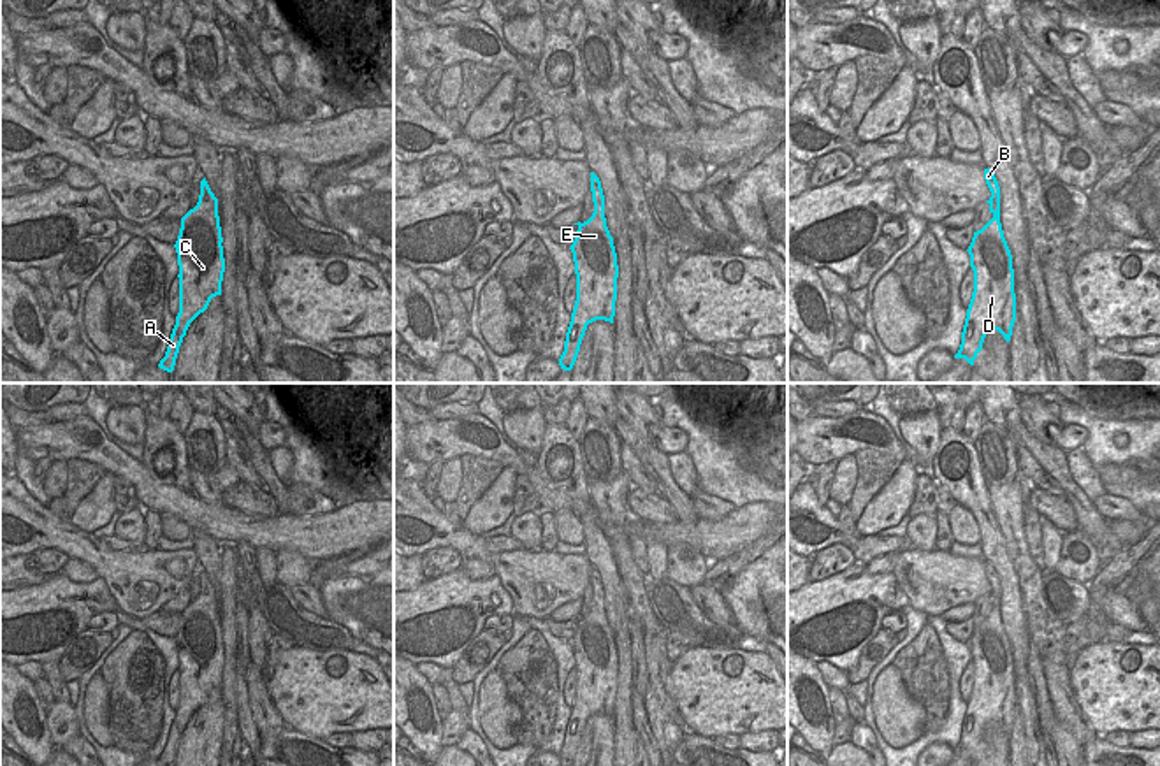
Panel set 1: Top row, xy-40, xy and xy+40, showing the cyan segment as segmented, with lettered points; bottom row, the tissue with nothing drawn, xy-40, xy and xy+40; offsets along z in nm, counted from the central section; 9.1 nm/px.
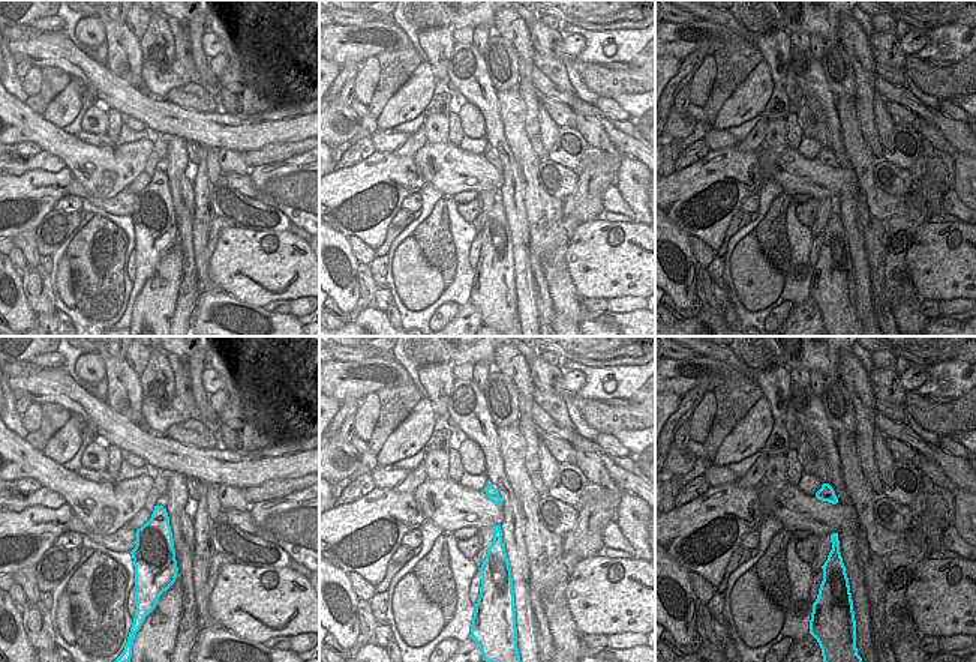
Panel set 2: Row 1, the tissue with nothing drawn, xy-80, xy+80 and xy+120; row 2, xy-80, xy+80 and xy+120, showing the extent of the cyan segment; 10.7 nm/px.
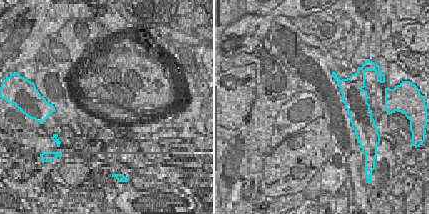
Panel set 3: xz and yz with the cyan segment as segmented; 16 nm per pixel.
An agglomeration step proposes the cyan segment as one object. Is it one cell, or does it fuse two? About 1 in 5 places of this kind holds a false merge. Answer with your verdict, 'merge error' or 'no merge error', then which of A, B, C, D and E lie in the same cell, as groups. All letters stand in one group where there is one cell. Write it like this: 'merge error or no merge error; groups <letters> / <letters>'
no merge error; groups A B C D E

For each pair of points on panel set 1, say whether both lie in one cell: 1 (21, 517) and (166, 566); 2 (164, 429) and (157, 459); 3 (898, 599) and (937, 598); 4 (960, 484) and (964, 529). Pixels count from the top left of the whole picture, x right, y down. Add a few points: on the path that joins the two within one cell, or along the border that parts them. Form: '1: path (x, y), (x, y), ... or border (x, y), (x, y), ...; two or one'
1: path (57, 533), (86, 547), (111, 566), (130, 566); one
2: path (162, 436), (162, 443), (153, 452); one
3: border (891, 571), (909, 605); two
4: border (958, 503), (971, 512), (981, 543); two

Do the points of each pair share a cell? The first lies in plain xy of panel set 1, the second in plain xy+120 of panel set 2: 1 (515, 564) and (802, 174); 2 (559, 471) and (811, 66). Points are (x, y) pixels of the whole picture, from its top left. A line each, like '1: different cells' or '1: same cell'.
1: same cell
2: same cell

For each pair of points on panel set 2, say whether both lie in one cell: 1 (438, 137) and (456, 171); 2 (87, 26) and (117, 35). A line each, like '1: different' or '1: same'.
1: different
2: different

